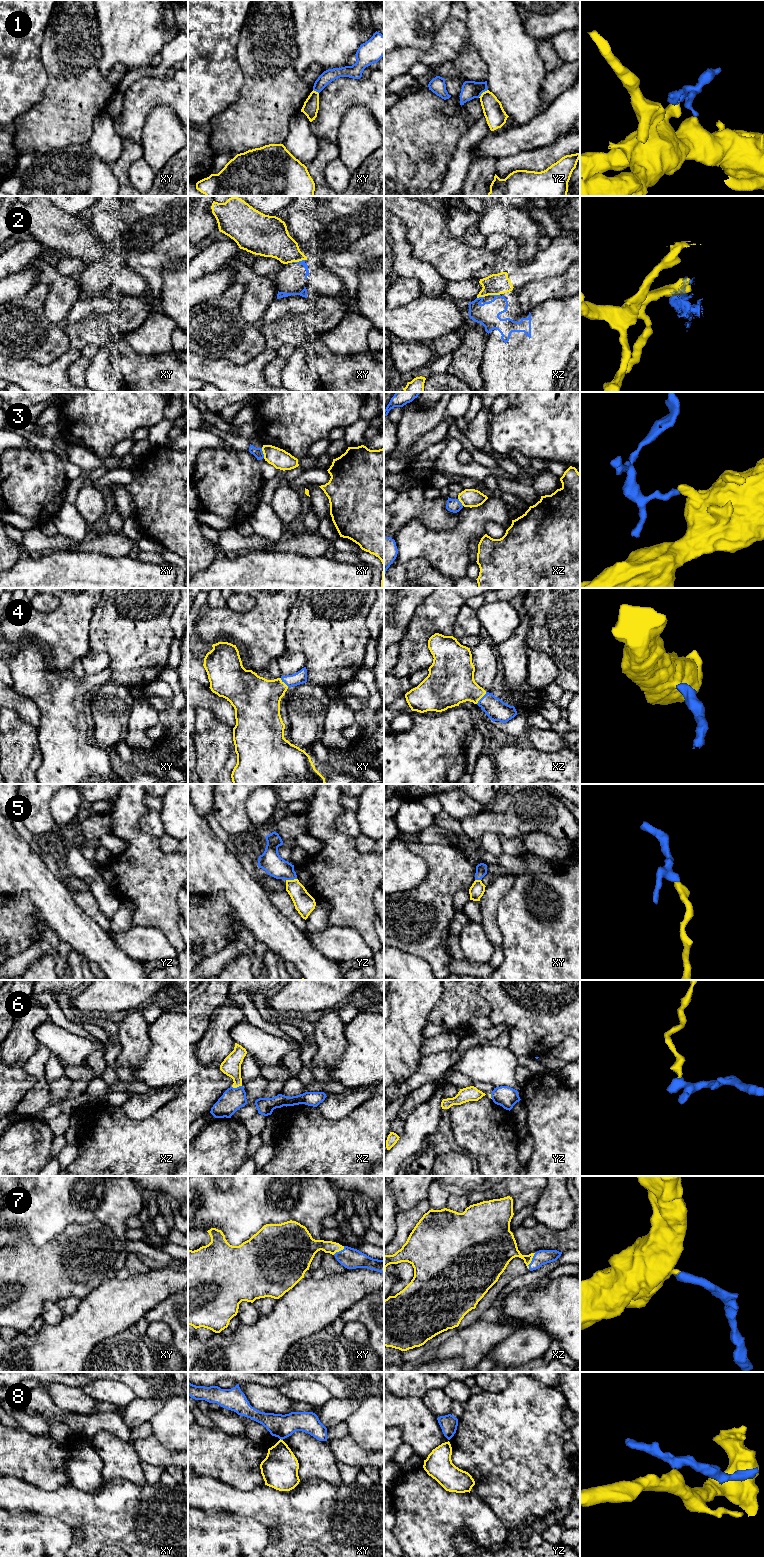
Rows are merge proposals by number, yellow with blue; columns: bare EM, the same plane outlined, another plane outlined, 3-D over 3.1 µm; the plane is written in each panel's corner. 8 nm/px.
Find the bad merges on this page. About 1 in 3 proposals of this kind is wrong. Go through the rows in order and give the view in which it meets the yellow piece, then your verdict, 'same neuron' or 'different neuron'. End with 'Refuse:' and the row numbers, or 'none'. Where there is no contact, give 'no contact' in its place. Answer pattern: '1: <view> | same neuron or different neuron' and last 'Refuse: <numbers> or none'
1: yz | different neuron
2: xy | different neuron
3: xy | different neuron
4: xz | same neuron
5: yz | same neuron
6: xz | same neuron
7: xz | same neuron
8: xy | different neuron
Refuse: 1, 2, 3, 8

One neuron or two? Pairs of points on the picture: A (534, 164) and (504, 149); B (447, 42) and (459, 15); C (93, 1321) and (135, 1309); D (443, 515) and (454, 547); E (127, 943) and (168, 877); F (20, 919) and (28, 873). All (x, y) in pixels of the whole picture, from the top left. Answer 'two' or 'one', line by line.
A: two
B: one
C: one
D: two
E: two
F: two

